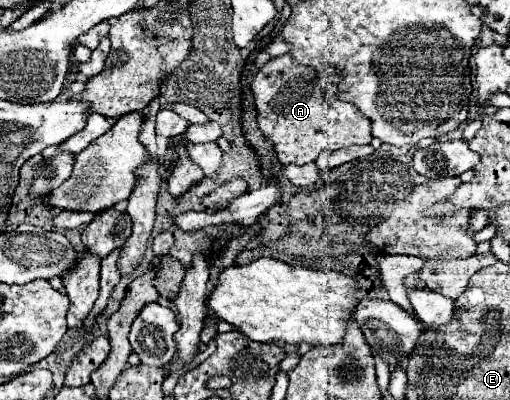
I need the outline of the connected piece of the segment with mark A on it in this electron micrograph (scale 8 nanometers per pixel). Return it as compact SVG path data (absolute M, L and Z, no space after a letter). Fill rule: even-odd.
M278 56L266 62L250 82L254 108L258 112L258 128L264 138L272 142L280 164L308 164L316 162L322 150L340 150L354 144L370 144L372 124L352 106L338 98L328 98L318 84L316 74L306 66L292 64L292 58Z

